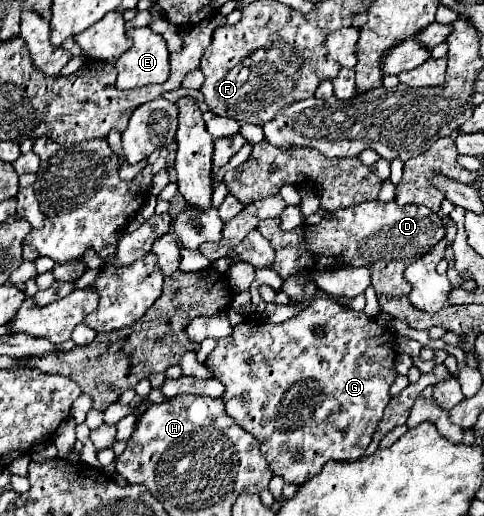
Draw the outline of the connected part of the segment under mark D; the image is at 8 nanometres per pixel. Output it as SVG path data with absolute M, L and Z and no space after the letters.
M371 200L371 202L363 202L359 206L353 206L353 208L331 212L329 218L323 218L315 226L301 224L293 230L283 230L281 218L269 218L269 220L261 220L257 224L257 230L273 246L275 262L271 264L271 268L277 270L283 280L287 280L289 276L293 276L301 270L313 272L319 268L325 270L325 268L341 268L341 266L353 266L353 268L365 266L371 270L371 286L375 288L377 294L385 294L385 296L407 296L411 292L411 288L403 276L405 268L411 262L425 256L425 252L429 252L445 236L445 228L443 228L441 218L437 214L433 214L429 208L425 208L425 206L399 206L395 202L379 202L379 200Z

